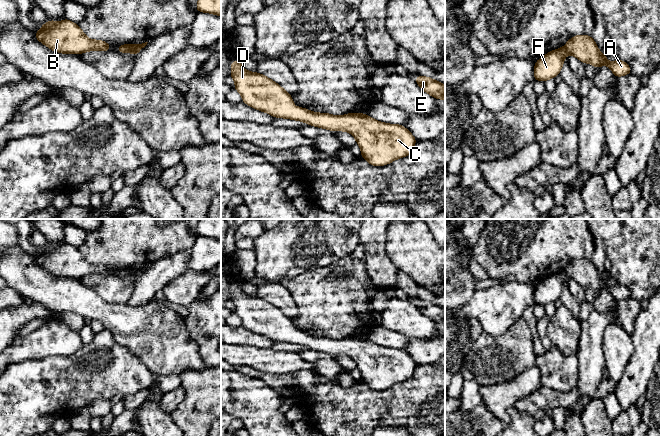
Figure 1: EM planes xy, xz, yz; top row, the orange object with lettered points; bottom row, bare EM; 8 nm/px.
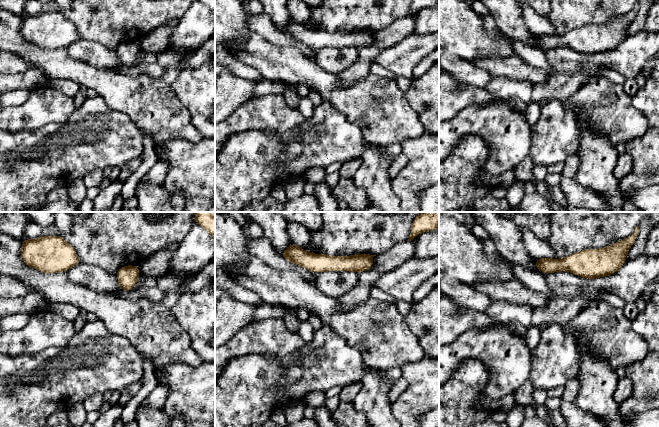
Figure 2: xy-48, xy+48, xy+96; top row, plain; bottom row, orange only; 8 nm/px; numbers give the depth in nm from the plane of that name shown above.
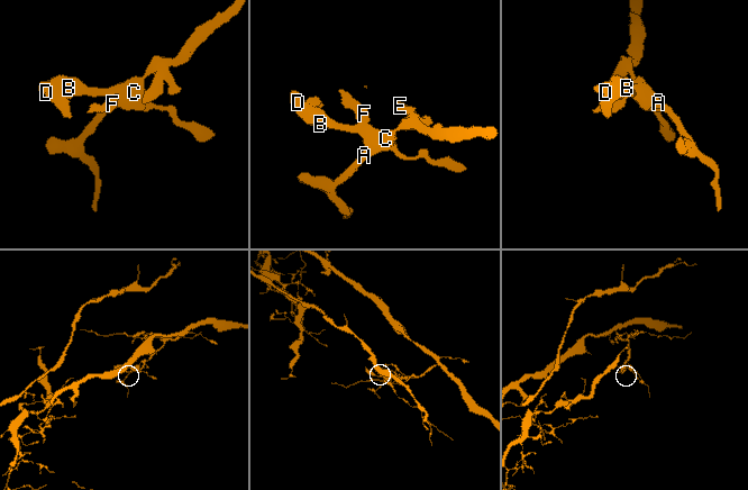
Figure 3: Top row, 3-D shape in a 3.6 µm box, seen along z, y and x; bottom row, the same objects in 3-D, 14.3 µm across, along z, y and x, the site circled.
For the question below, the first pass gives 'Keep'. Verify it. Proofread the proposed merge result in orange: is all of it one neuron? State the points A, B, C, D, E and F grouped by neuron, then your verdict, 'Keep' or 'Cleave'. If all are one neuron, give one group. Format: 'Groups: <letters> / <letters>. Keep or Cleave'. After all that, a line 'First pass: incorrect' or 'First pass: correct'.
Groups: A B C D E / F. Cleave
First pass: incorrect

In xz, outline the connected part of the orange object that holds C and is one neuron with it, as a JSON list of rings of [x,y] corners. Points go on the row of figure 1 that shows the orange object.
[[[233,60],[231,62],[230,76],[235,81],[234,89],[242,96],[242,102],[256,110],[266,112],[275,118],[298,120],[318,128],[325,128],[335,132],[347,131],[351,133],[355,137],[356,143],[361,148],[362,158],[368,161],[370,165],[387,165],[413,152],[417,140],[409,130],[402,125],[379,122],[366,114],[359,115],[349,113],[342,116],[335,116],[328,113],[316,113],[305,108],[295,107],[292,96],[278,83],[272,81],[265,75],[247,71],[242,67],[239,60]]]

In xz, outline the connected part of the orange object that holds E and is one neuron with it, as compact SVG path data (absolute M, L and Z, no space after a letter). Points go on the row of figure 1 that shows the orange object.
M416 76L415 82L426 93L435 99L445 100L445 85L426 76Z

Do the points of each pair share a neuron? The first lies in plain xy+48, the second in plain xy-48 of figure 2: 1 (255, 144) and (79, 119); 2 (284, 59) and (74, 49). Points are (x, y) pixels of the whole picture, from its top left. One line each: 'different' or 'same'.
1: same
2: different

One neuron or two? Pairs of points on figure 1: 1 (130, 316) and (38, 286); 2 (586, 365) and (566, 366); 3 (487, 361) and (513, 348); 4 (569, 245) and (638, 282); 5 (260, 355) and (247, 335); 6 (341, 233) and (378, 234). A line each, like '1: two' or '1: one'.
1: one
2: two
3: one
4: two
5: two
6: two

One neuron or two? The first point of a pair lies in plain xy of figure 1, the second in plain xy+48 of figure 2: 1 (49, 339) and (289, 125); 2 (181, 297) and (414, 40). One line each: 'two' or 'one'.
1: one
2: one

